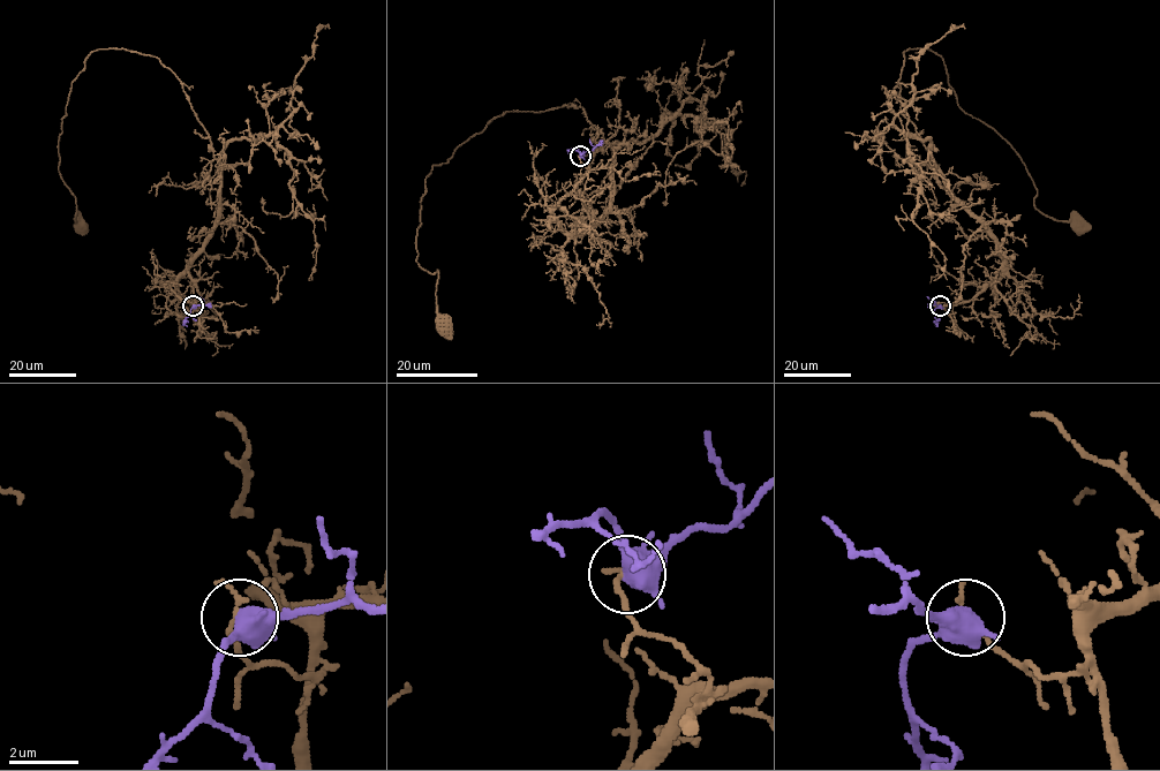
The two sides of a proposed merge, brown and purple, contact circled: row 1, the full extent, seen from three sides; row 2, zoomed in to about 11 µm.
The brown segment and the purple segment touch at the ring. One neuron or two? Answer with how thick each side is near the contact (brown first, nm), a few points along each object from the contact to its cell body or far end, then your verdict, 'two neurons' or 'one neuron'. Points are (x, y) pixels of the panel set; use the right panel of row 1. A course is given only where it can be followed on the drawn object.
170/440 nm | brown via (940, 305), (972, 301), (1002, 262), (901, 111), (908, 50), (942, 58), (1034, 206), (1078, 225) | purple via (940, 305), (934, 310), (935, 326) | two neurons

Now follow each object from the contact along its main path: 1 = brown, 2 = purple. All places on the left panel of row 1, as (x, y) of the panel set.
1: (191, 305), (171, 285), (216, 225), (219, 163), (157, 58), (99, 48), (72, 83), (59, 172), (82, 225)
2: (193, 305), (186, 318), (187, 326)

